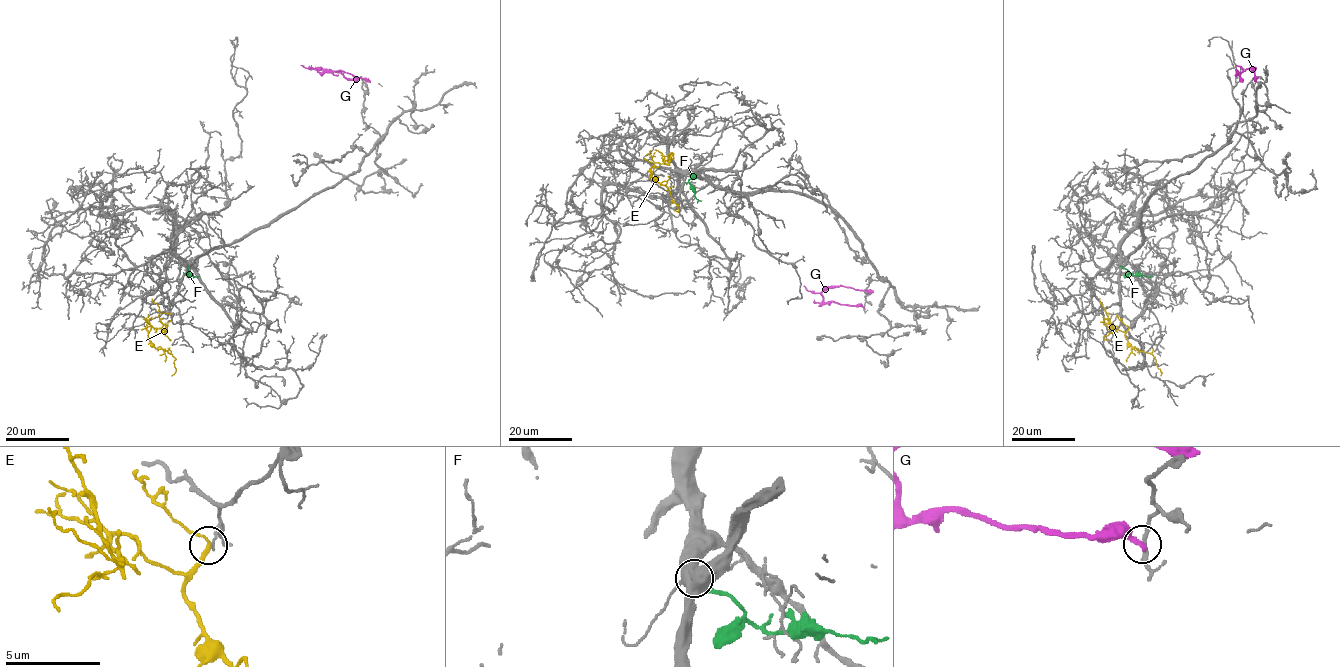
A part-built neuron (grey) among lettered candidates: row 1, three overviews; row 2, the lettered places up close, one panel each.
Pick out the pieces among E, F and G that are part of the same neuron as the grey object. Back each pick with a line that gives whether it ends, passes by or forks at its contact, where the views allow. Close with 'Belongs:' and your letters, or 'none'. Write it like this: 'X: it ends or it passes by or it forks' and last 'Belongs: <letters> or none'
Belongs: none

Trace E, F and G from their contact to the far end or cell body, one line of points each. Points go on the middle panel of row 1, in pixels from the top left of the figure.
E: (649, 178), (651, 175), (667, 188), (678, 205), (679, 210), (674, 211)
F: (691, 171), (690, 187), (701, 201)
G: (864, 307), (824, 302), (821, 293), (828, 287), (845, 286), (873, 292)

